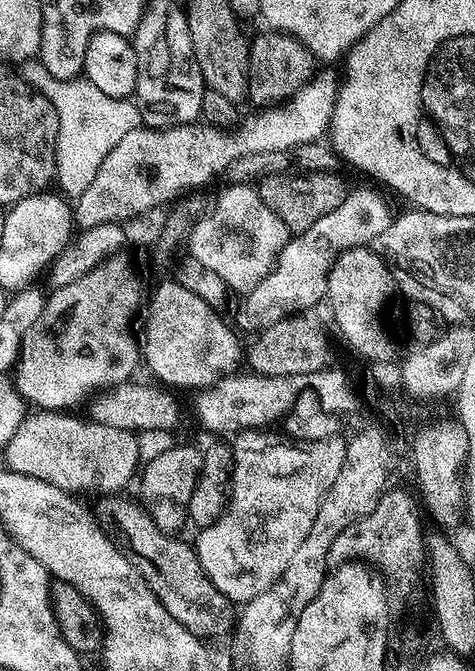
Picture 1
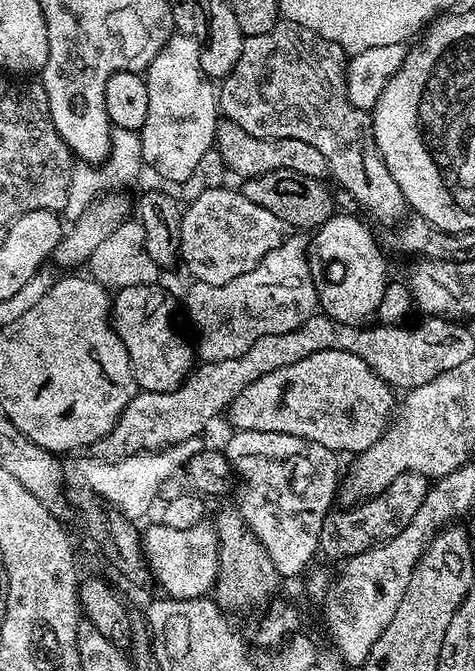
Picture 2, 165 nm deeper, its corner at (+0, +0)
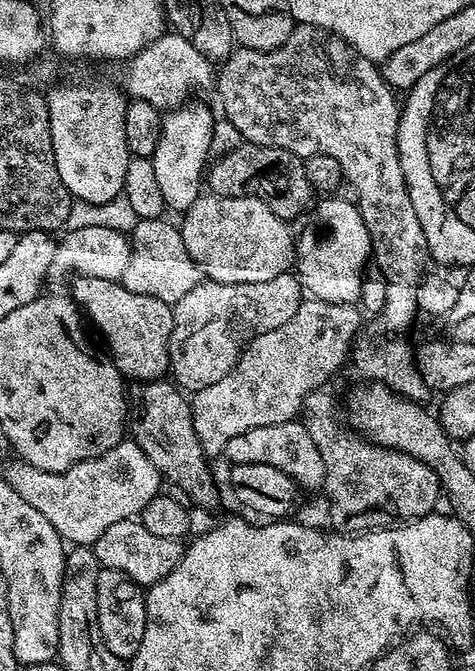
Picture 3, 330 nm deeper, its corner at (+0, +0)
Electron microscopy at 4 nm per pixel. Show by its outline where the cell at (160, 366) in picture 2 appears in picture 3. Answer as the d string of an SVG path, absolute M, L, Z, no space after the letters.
M75 277L71 281L70 295L82 309L83 315L89 321L96 323L98 331L104 335L103 347L121 376L132 382L145 380L159 380L169 371L168 367L168 343L172 333L172 309L173 305L162 302L158 298L150 298L146 294L134 294L126 290L123 284L107 280L106 278Z

